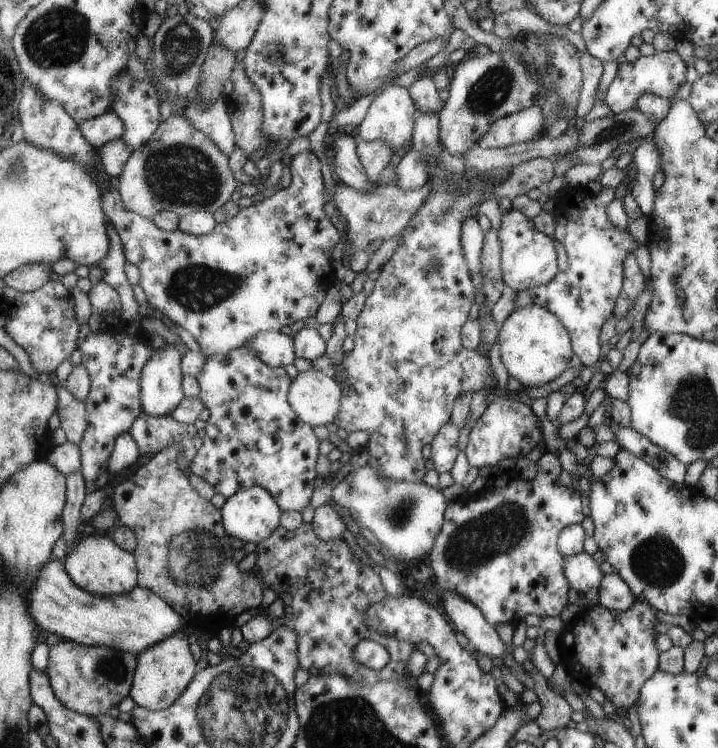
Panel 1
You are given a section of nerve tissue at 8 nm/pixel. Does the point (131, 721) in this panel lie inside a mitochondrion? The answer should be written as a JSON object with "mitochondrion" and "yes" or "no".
{"mitochondrion":"no"}

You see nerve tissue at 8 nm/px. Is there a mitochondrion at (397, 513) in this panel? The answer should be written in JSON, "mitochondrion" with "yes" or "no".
{"mitochondrion":"yes"}

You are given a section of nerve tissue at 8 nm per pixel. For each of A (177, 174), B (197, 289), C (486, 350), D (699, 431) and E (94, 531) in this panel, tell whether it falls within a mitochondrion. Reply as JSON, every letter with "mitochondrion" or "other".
{"A":"mitochondrion","B":"mitochondrion","C":"other","D":"mitochondrion","E":"other"}

